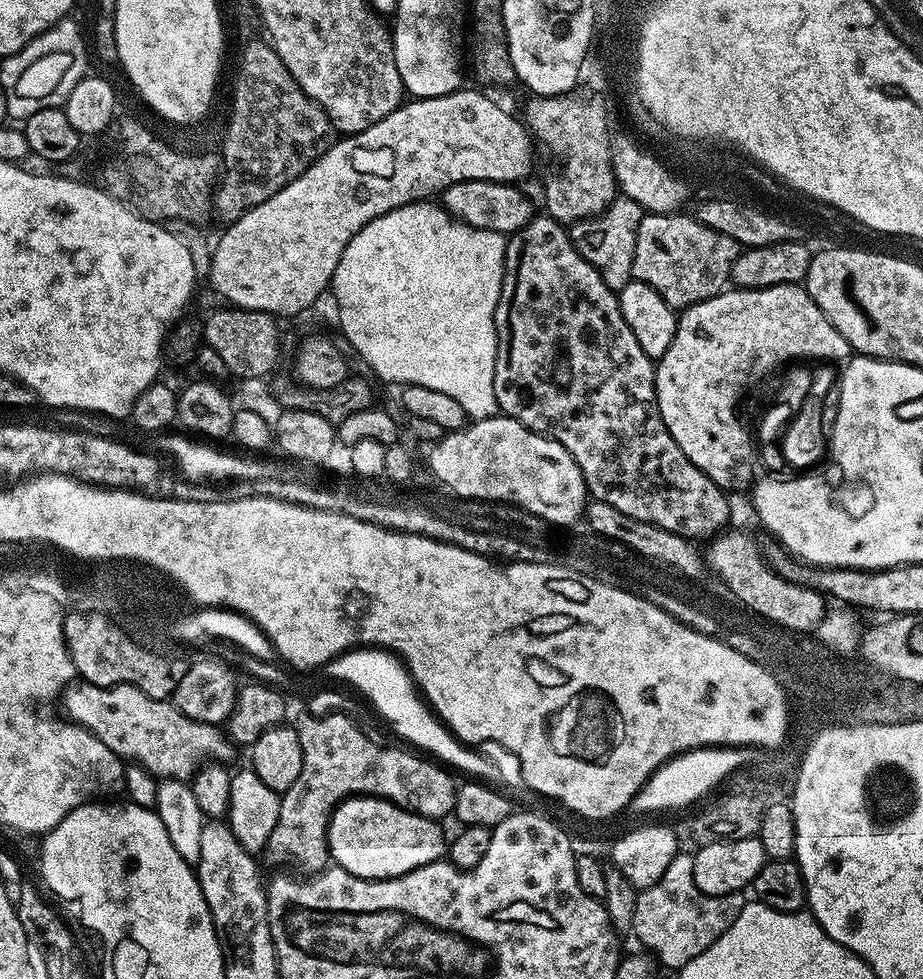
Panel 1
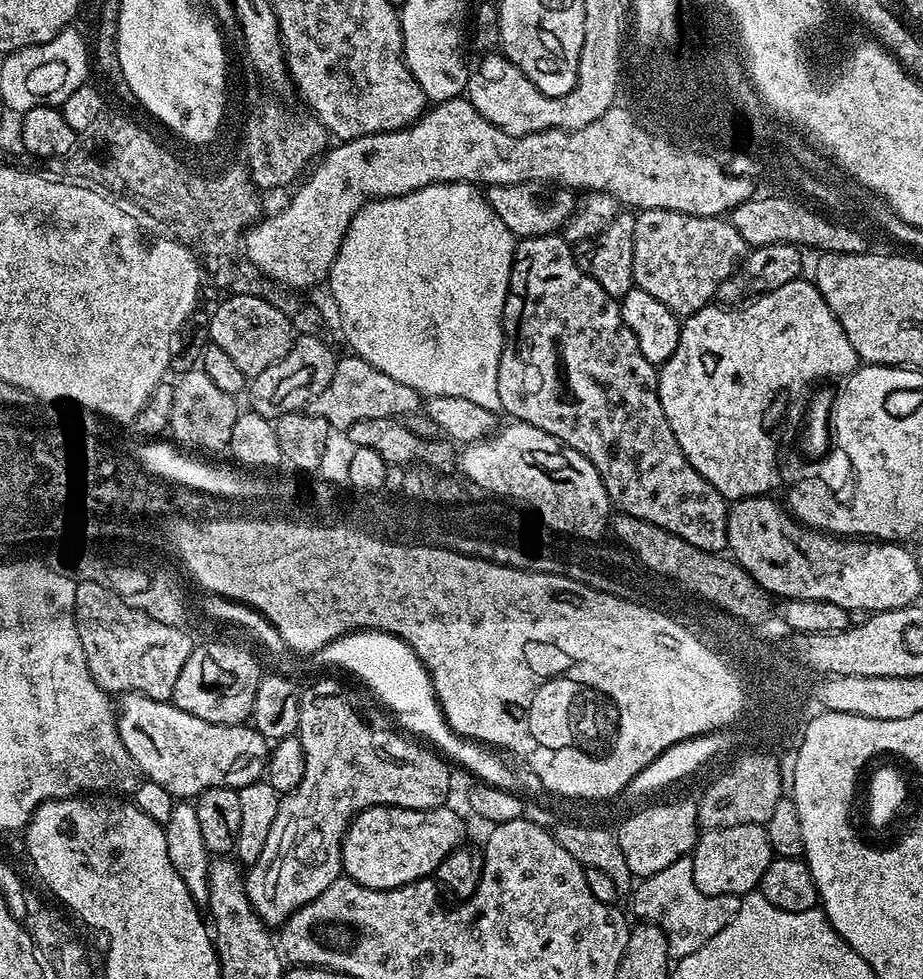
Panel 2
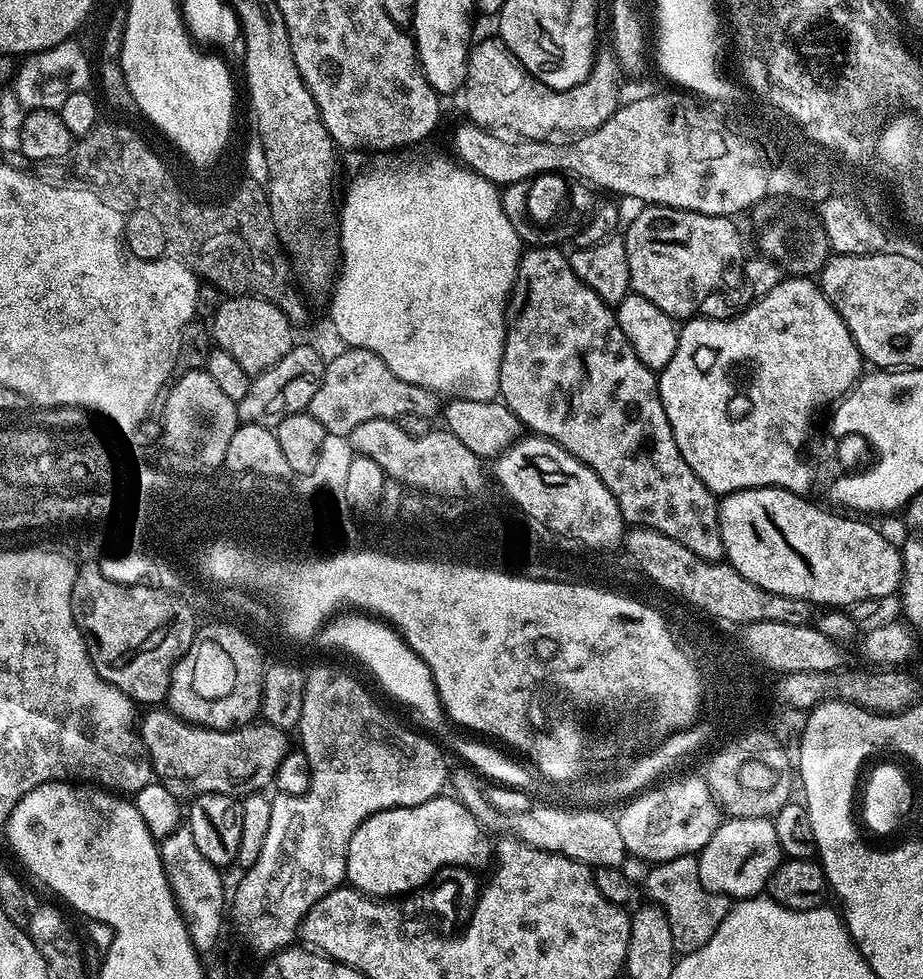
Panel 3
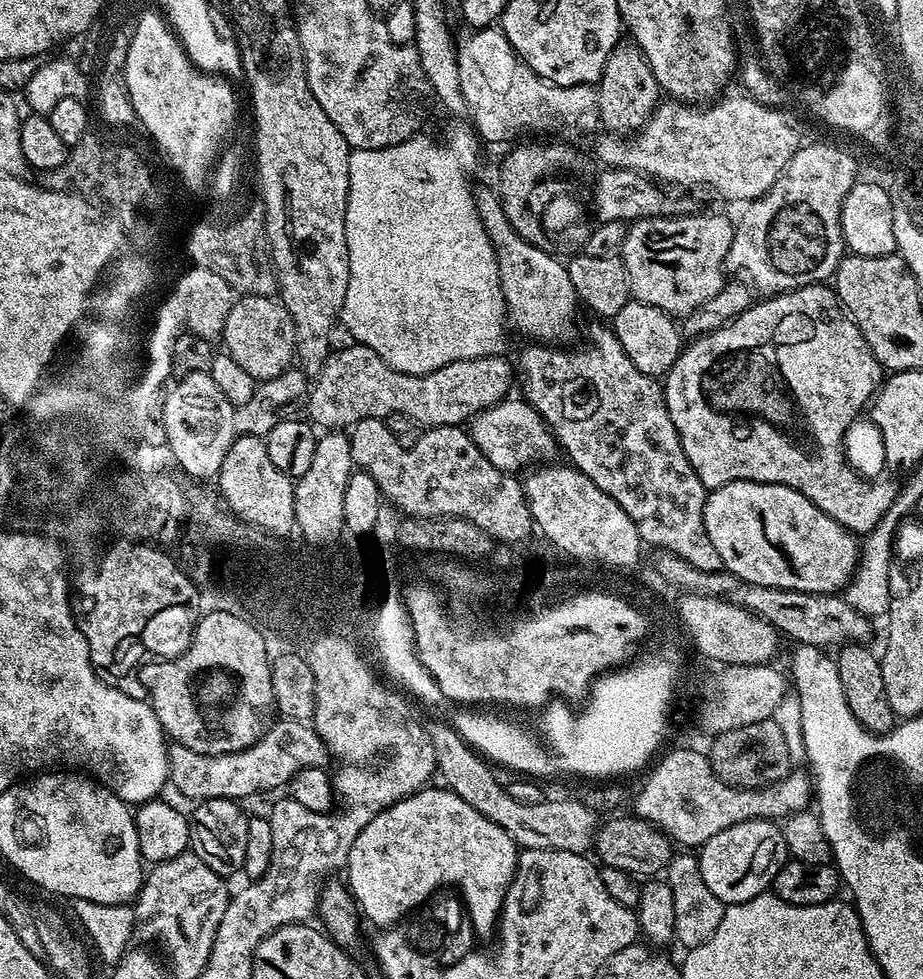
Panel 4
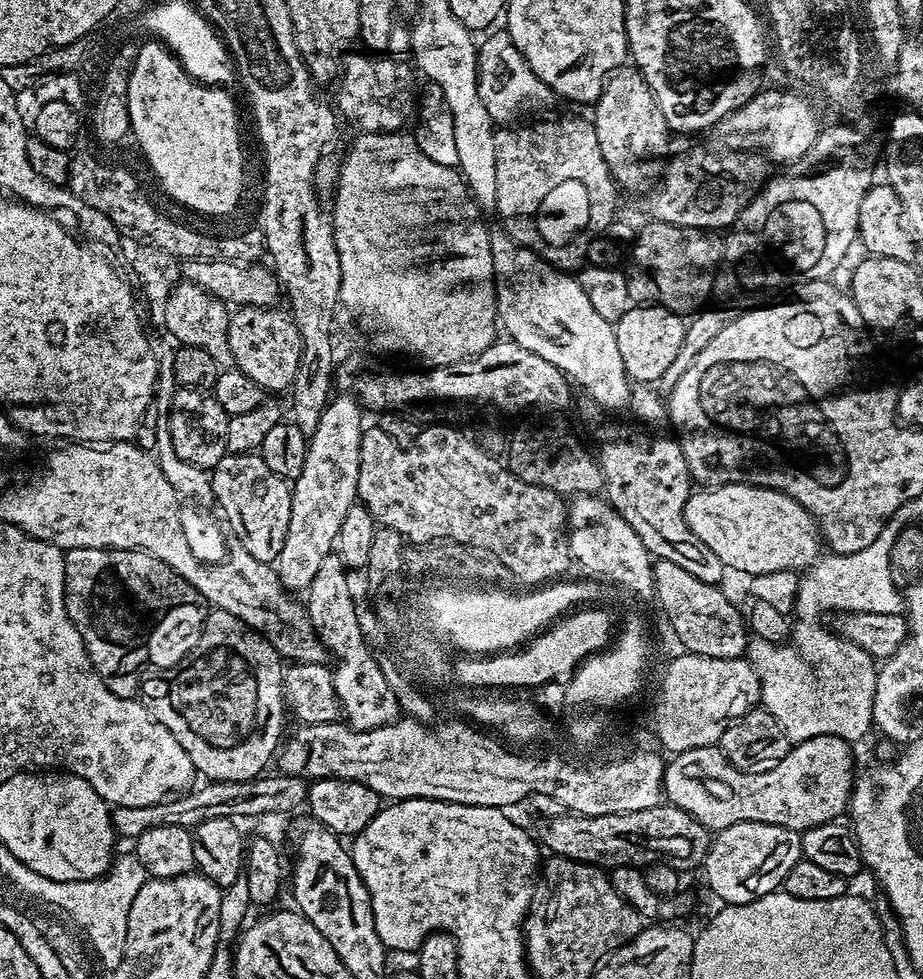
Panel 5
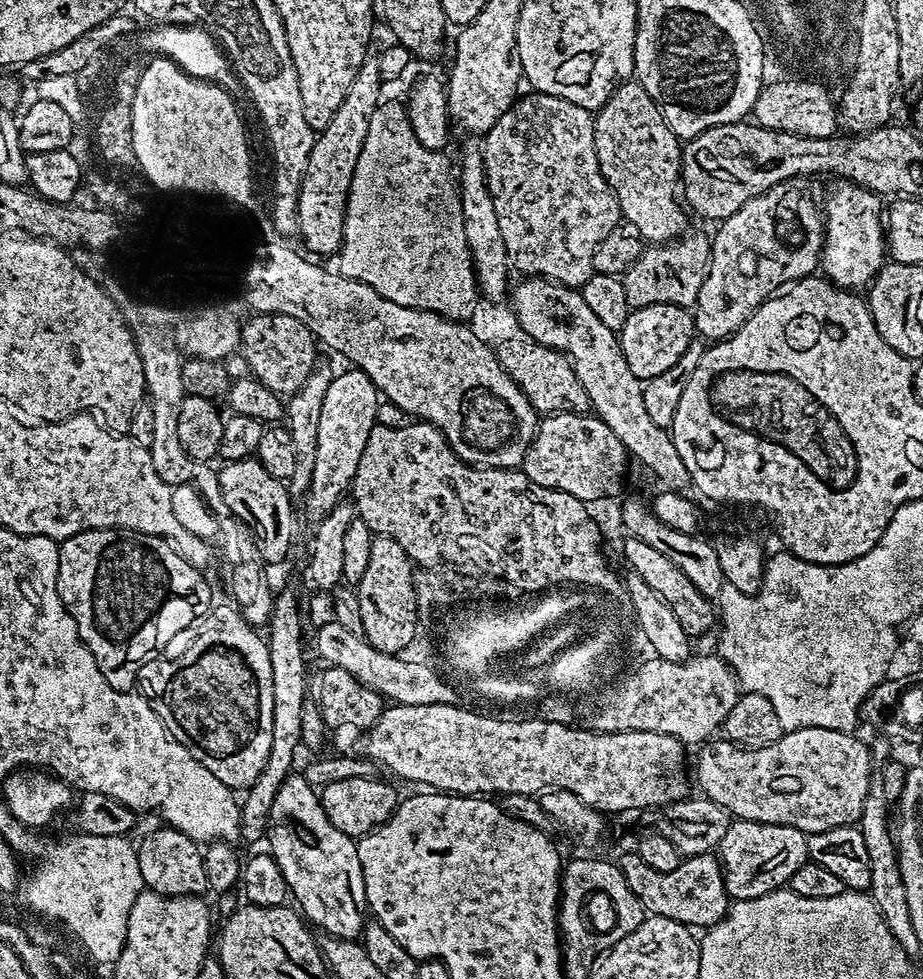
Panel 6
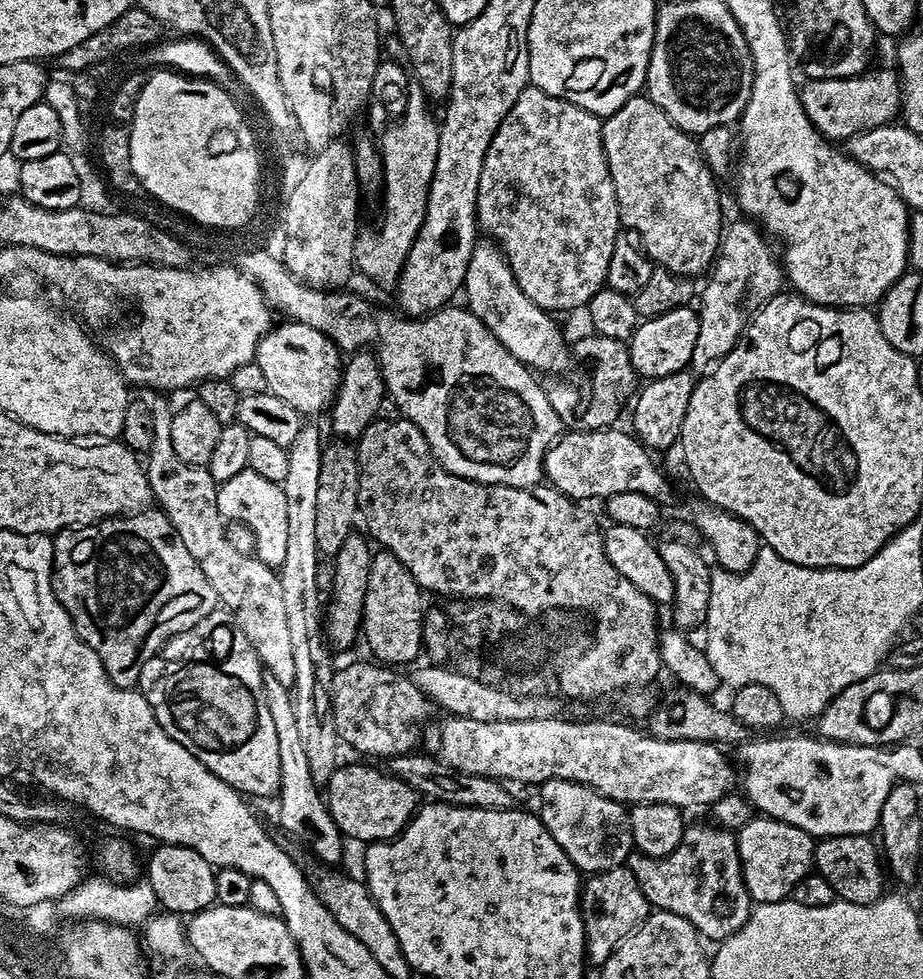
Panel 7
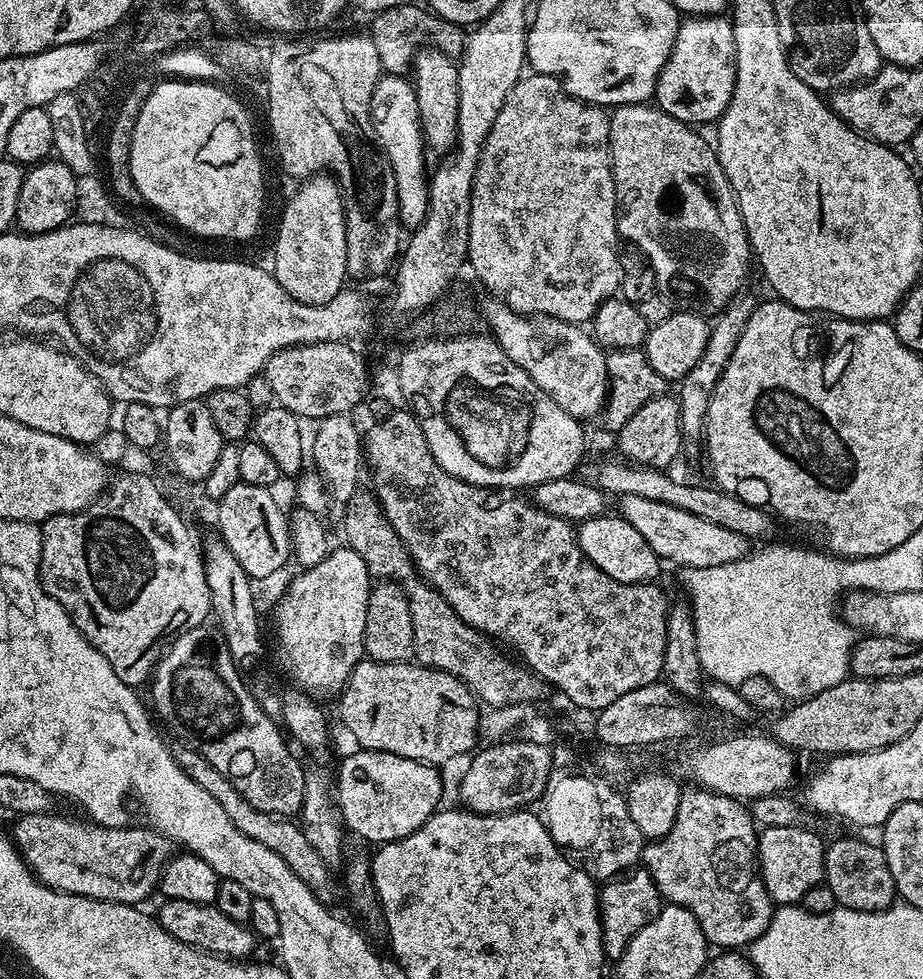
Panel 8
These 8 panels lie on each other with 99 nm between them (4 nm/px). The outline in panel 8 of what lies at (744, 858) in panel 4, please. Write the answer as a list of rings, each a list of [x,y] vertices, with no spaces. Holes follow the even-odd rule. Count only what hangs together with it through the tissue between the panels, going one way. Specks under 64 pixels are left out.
[[[808,826],[765,828],[759,833],[758,839],[760,877],[764,879],[764,885],[773,905],[799,905],[806,890],[814,890],[814,886],[818,886],[823,881],[825,841],[820,841]]]

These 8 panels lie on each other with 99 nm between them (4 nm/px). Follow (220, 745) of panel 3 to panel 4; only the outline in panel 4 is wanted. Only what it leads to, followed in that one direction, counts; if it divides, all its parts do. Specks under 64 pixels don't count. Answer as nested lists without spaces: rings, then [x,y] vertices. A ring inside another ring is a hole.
[[[280,718],[254,746],[221,756],[203,756],[186,746],[173,743],[168,750],[168,778],[171,787],[176,787],[191,802],[214,798],[240,802],[243,796],[283,789],[300,770],[324,768],[327,760],[330,760],[328,747],[311,723]]]

